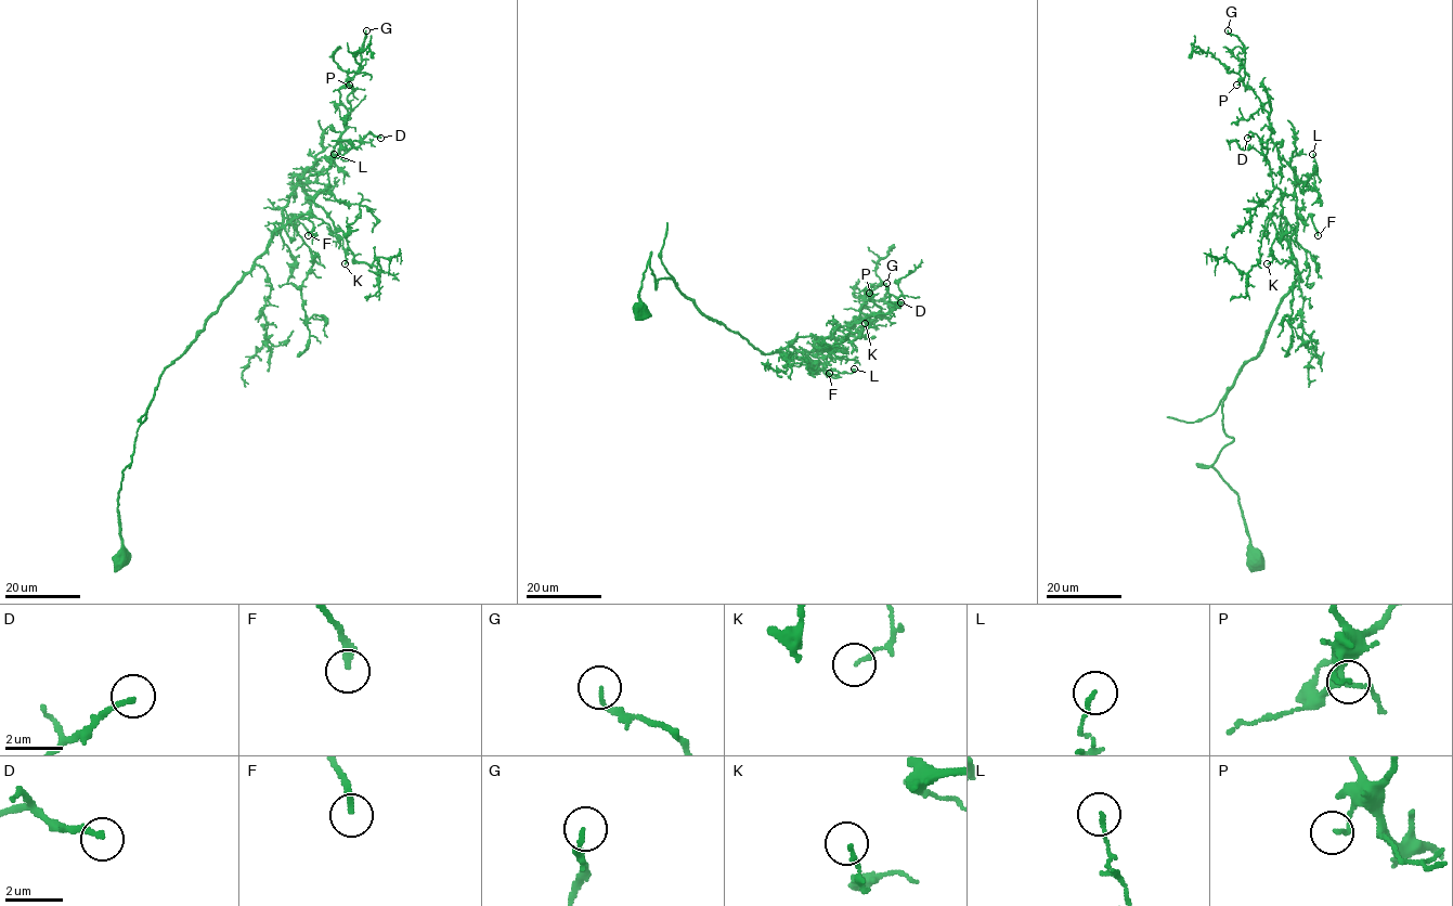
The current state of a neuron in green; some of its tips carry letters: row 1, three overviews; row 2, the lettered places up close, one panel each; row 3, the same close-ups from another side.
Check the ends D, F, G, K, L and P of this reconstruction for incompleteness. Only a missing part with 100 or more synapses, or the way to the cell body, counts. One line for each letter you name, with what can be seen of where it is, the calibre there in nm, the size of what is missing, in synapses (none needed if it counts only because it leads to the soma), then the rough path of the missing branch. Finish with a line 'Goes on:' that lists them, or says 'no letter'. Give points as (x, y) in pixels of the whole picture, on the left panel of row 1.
Goes on: no letter

